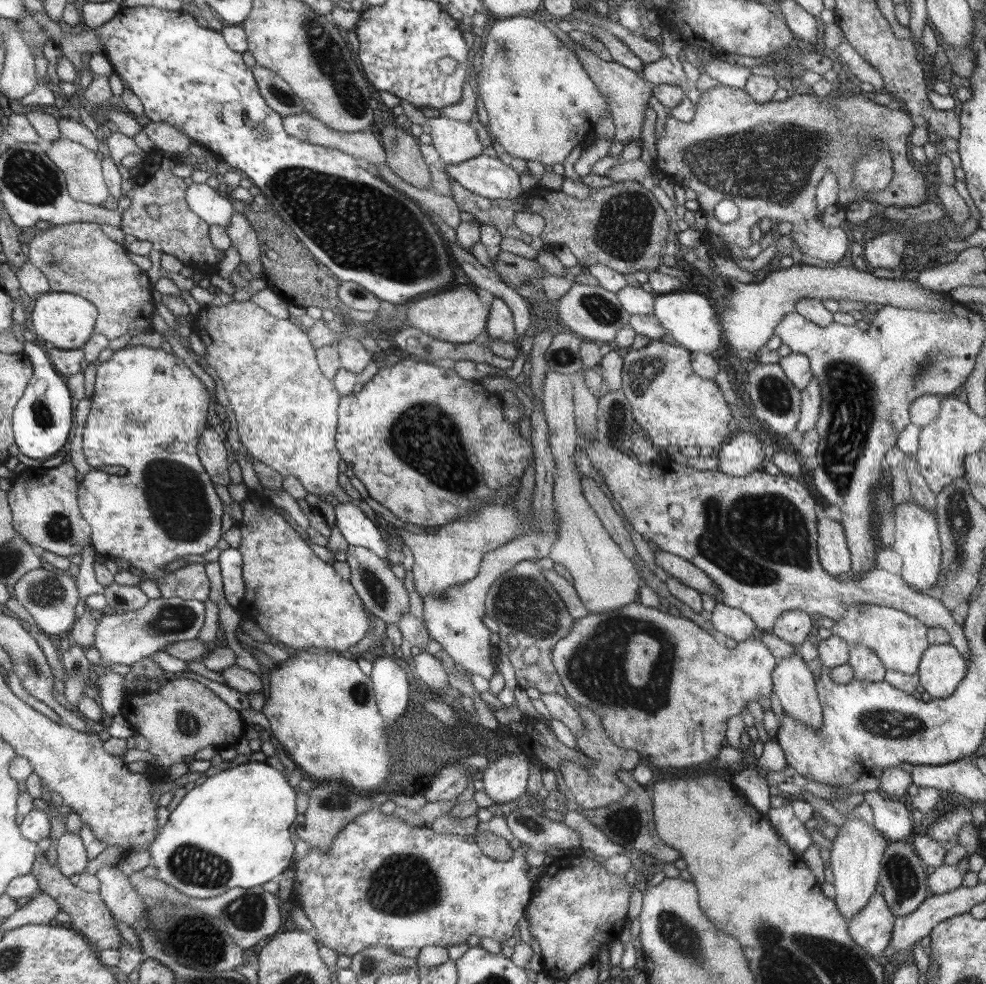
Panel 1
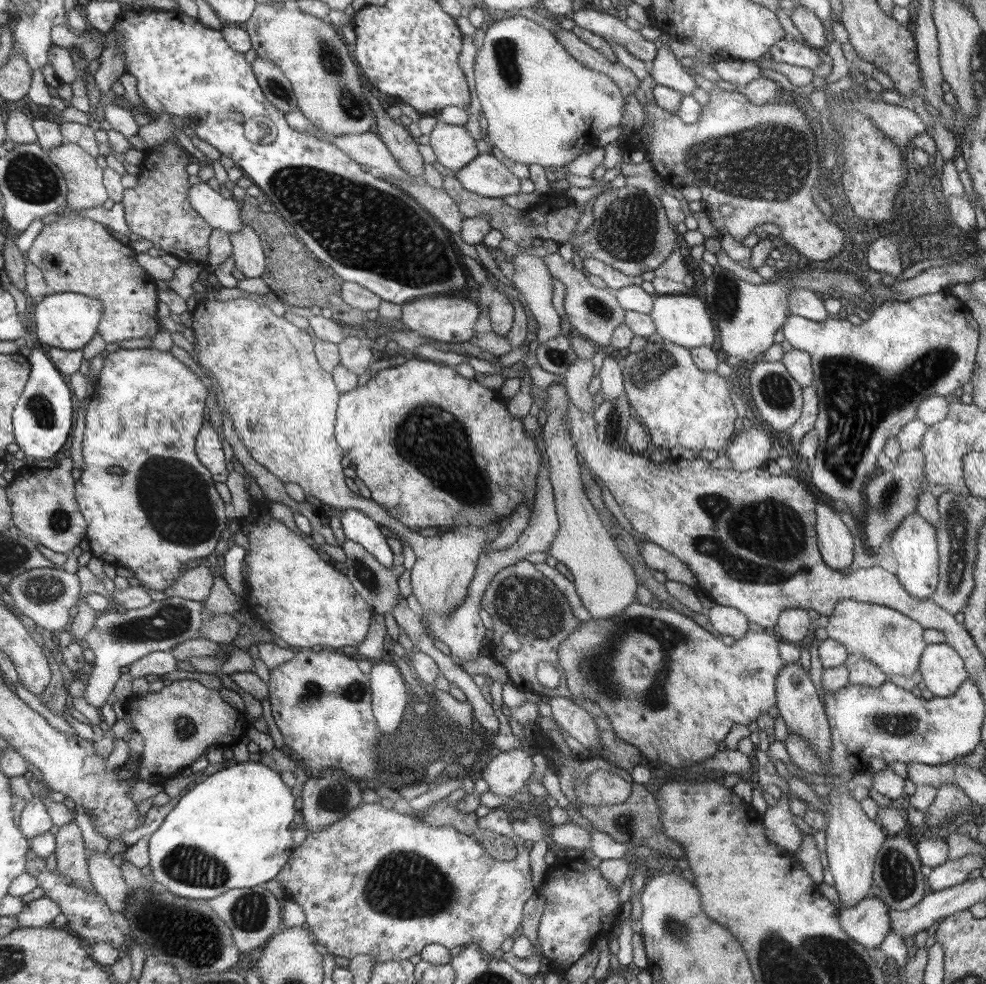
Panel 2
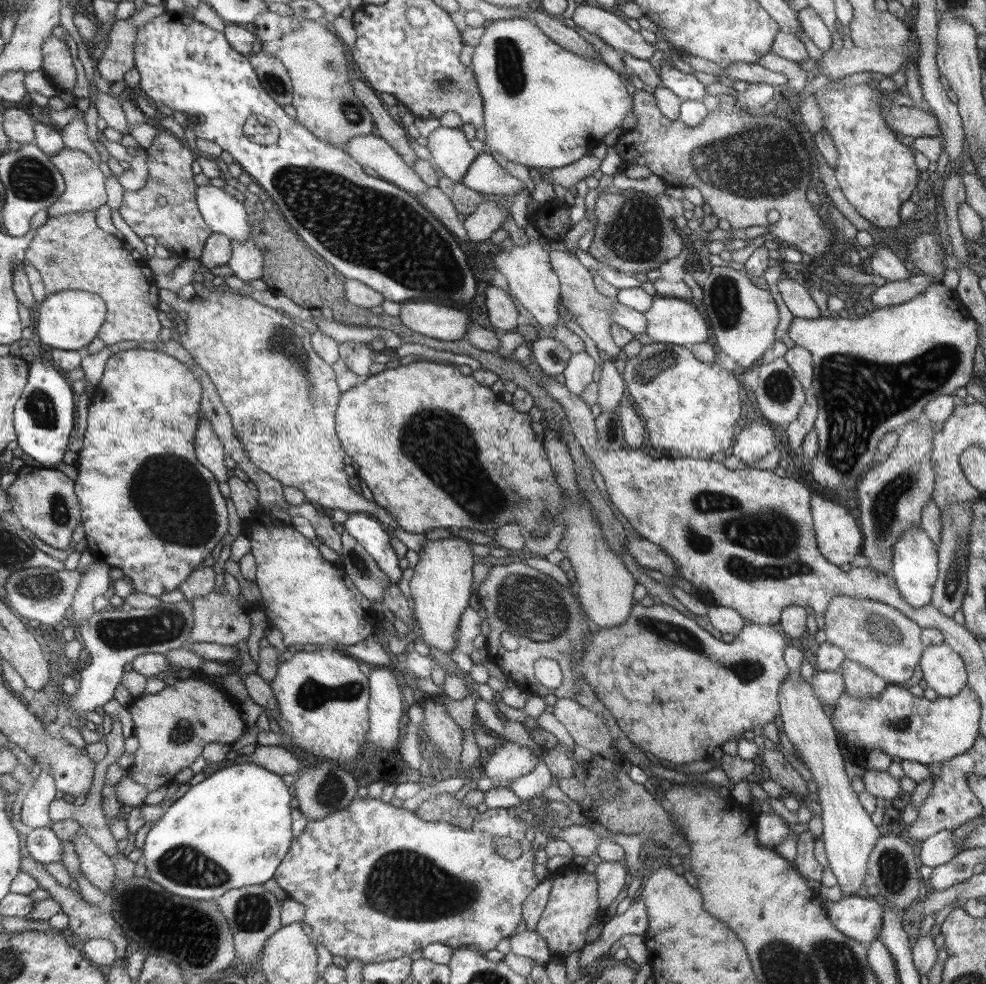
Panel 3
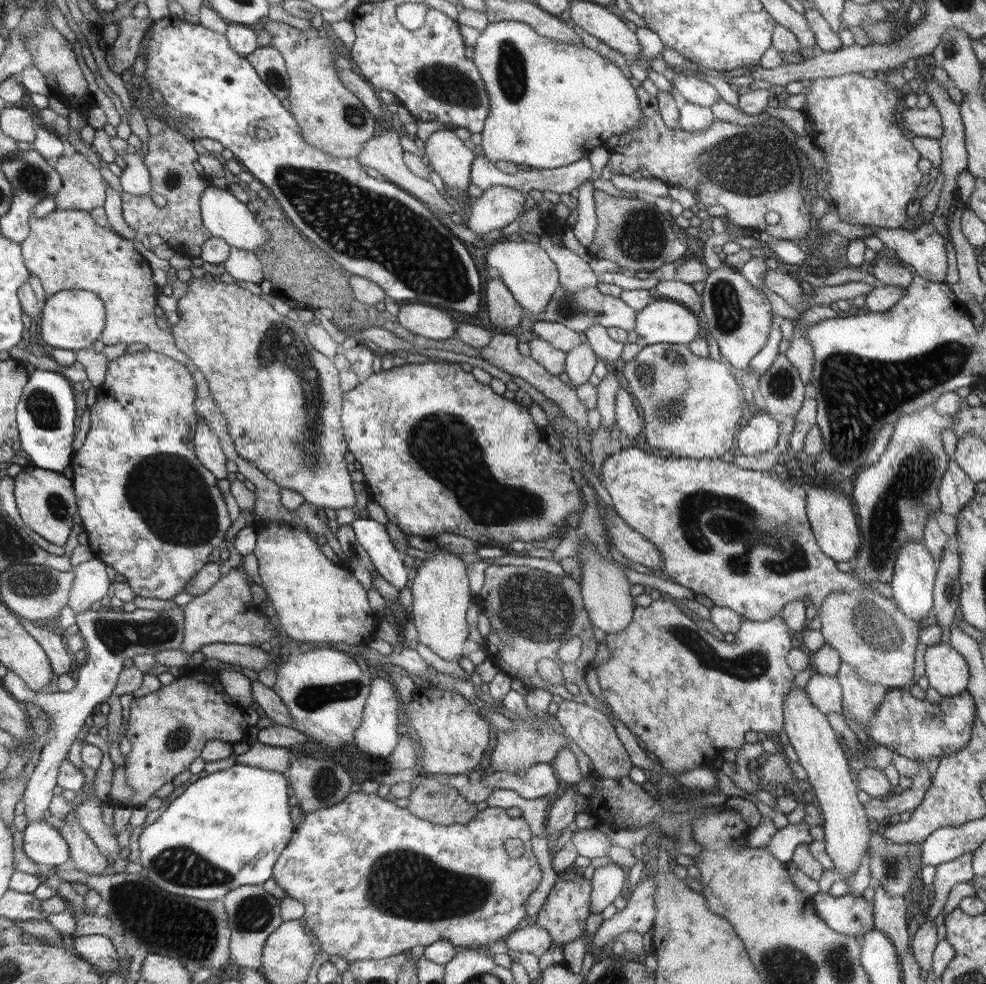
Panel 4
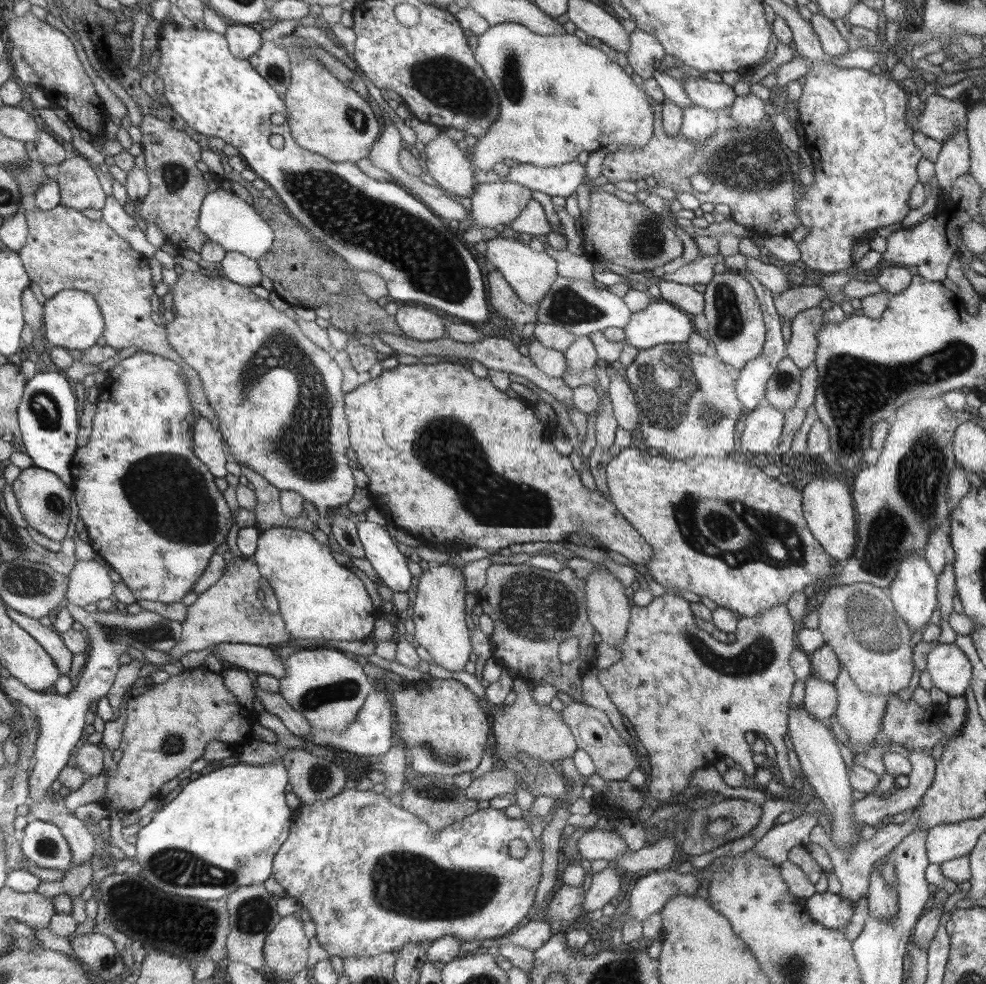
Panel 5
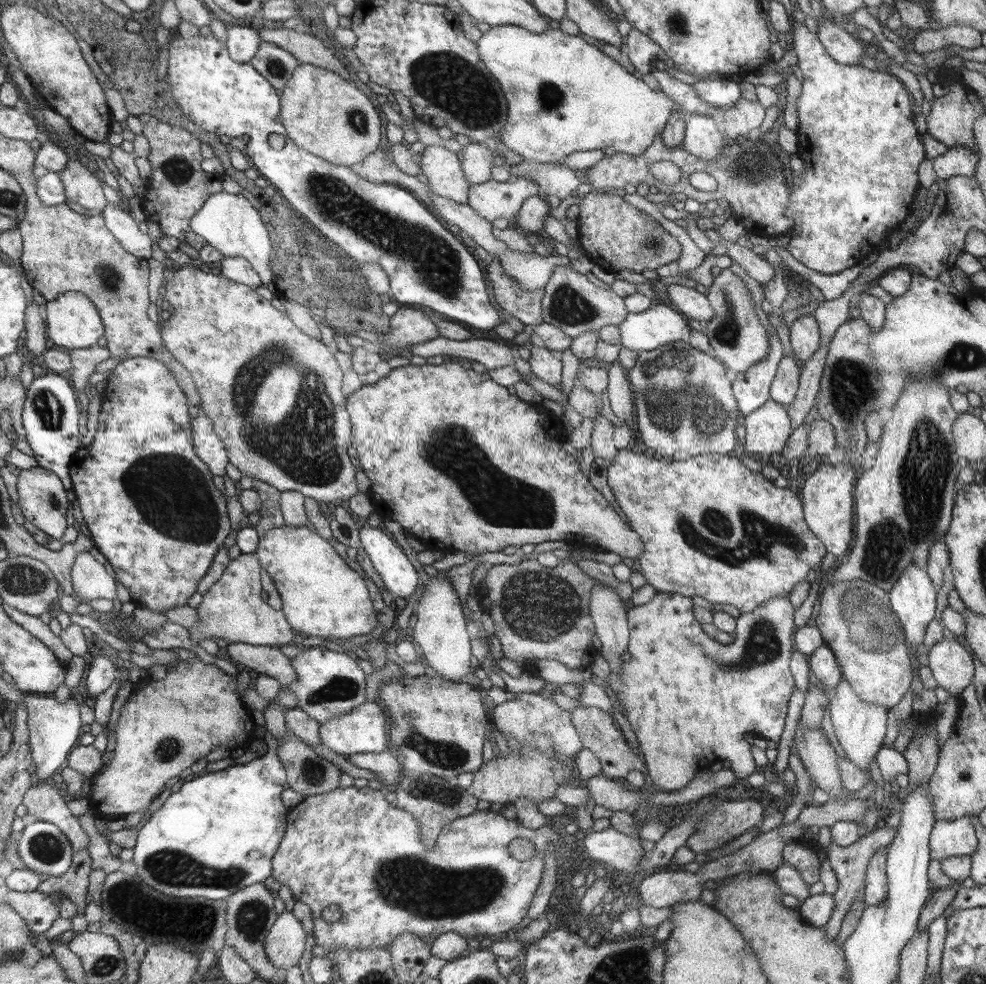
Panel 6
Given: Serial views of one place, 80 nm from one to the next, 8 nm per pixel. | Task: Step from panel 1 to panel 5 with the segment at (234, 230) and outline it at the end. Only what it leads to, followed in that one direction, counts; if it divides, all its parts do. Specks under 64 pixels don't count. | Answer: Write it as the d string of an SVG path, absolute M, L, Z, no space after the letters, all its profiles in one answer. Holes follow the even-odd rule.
M228 252L221 265L225 275L231 282L246 287L261 284L263 276L260 273L258 264L245 255Z

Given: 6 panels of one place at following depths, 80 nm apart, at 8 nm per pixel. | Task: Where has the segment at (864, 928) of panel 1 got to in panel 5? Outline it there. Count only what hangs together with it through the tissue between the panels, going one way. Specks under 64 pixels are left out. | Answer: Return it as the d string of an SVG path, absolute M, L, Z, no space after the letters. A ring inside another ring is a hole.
M829 891L815 892L804 902L804 909L808 911L808 916L831 930L844 930L853 916L853 907L854 902Z

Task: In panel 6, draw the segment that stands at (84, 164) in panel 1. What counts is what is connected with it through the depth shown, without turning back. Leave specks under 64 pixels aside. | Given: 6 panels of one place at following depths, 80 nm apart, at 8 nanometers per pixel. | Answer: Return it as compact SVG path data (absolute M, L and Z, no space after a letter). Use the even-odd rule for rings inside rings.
M71 160L59 173L69 202L76 202L90 213L104 213L108 202L103 194L103 183L87 165Z

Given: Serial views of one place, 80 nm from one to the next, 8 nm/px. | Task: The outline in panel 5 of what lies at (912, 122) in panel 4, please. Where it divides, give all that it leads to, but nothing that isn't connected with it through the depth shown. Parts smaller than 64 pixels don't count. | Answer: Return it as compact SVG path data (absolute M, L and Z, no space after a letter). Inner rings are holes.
M937 95L929 96L926 109L917 116L917 131L942 143L951 134L958 130L965 130L968 122L968 113L965 113L965 98L946 100Z

